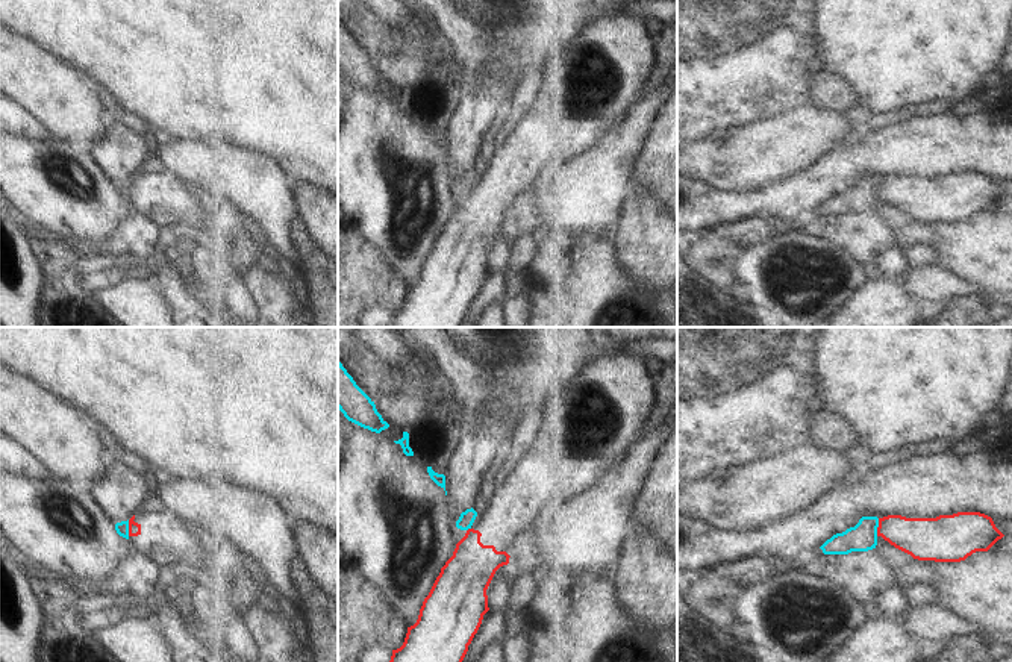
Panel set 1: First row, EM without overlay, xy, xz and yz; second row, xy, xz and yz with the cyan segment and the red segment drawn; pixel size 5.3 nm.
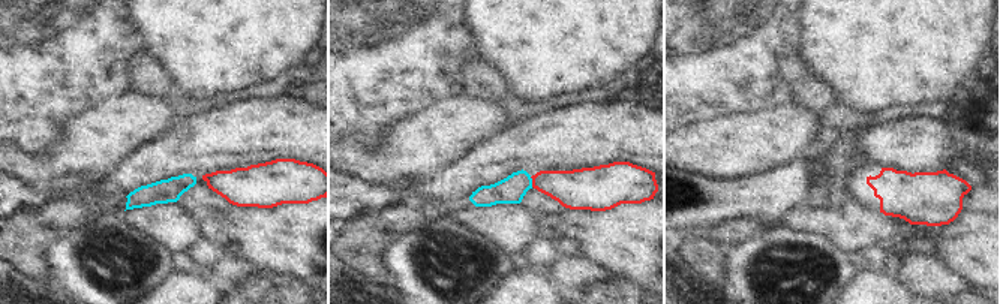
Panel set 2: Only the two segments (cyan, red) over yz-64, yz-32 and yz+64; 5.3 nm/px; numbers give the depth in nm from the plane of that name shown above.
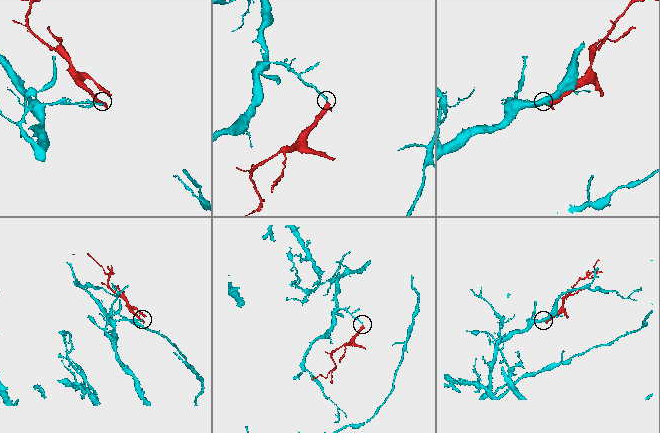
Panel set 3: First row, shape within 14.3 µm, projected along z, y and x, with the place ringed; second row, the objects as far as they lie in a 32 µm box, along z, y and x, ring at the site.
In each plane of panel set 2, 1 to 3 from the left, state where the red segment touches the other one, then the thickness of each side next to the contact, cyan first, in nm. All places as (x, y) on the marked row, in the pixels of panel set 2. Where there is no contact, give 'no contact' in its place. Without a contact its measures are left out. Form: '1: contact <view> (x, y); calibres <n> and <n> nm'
1: no contact
2: contact yz-32 (531, 181); calibres 140 and 220 nm
3: no contact

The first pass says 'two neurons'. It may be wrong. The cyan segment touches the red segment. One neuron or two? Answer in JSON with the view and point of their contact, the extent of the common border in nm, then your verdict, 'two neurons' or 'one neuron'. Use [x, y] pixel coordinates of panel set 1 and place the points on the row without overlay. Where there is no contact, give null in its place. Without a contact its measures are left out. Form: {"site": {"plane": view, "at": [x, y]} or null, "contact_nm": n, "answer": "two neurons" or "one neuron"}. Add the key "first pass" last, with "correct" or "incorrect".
{"site": {"plane": "yz", "at": [877, 187]}, "contact_nm": 100, "answer": "two neurons", "first pass": "correct"}

